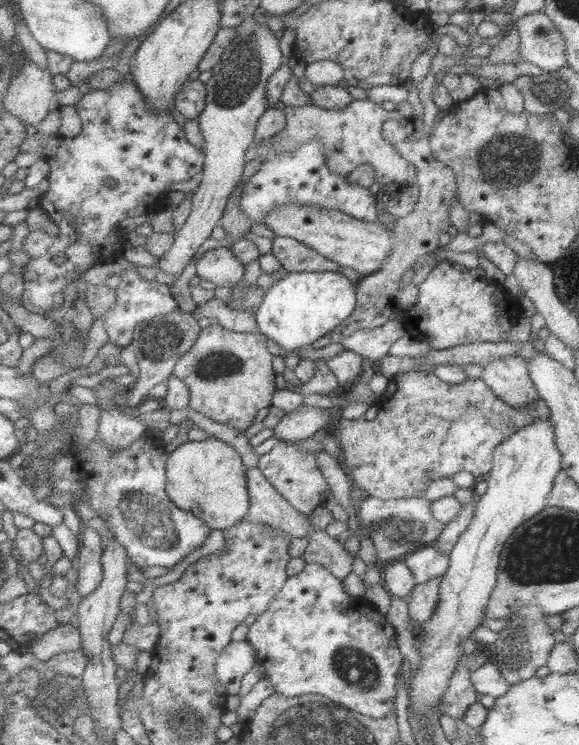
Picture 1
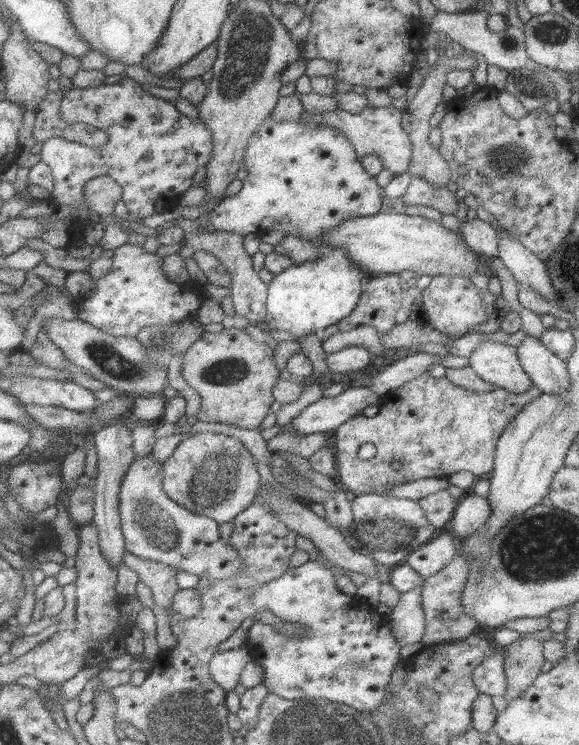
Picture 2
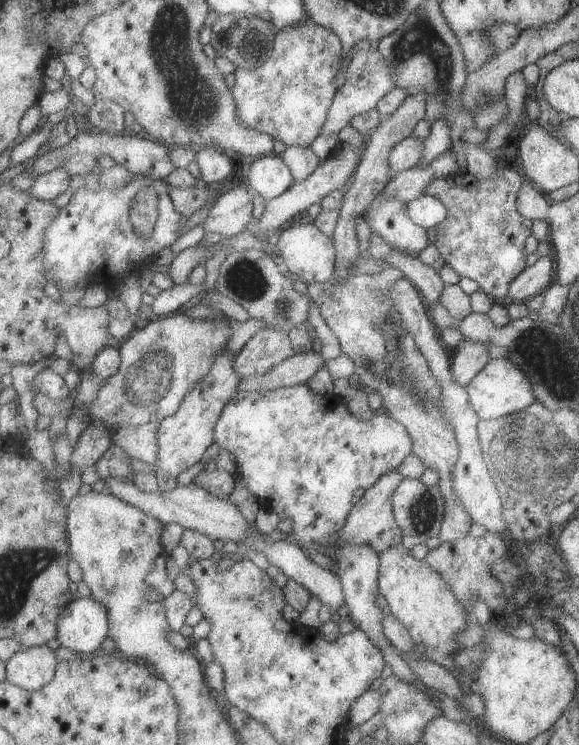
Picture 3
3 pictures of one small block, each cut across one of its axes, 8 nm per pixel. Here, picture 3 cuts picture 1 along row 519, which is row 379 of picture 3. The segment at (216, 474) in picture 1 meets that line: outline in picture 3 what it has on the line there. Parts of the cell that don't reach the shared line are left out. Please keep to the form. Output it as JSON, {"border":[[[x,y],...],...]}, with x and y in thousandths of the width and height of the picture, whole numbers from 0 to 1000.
{"border":[[[399,470],[375,475],[364,499],[347,513],[340,513],[340,518],[323,529],[323,534],[313,540],[309,553],[276,566],[275,617],[266,624],[266,630],[282,640],[306,642],[313,634],[347,620],[358,601],[373,593],[371,576],[387,554],[387,548],[420,517],[416,502],[406,497],[406,483],[408,478],[399,475]]]}

